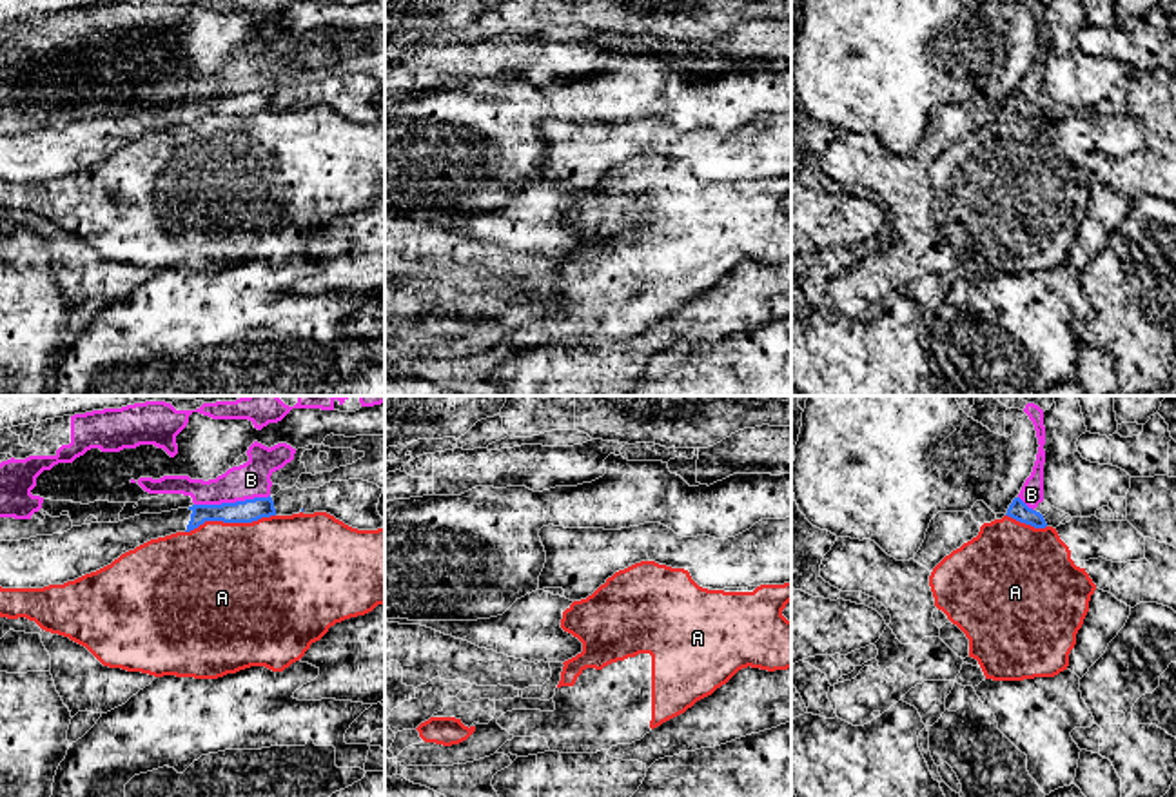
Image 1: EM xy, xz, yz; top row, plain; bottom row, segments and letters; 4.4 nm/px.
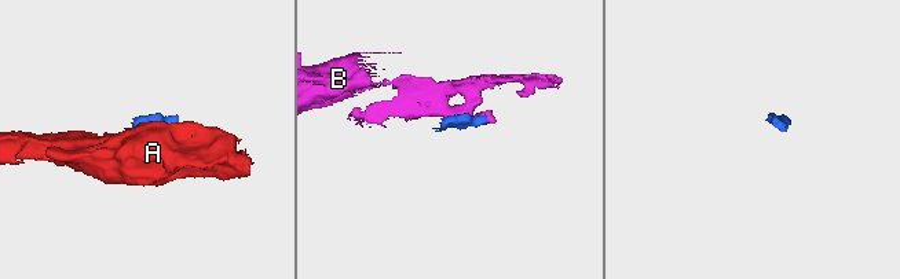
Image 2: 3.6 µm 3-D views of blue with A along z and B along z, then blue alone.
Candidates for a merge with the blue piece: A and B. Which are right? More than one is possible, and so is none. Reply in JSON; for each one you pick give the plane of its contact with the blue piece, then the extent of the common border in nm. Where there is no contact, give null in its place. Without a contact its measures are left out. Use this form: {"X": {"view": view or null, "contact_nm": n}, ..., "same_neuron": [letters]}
{"same_neuron": []}

